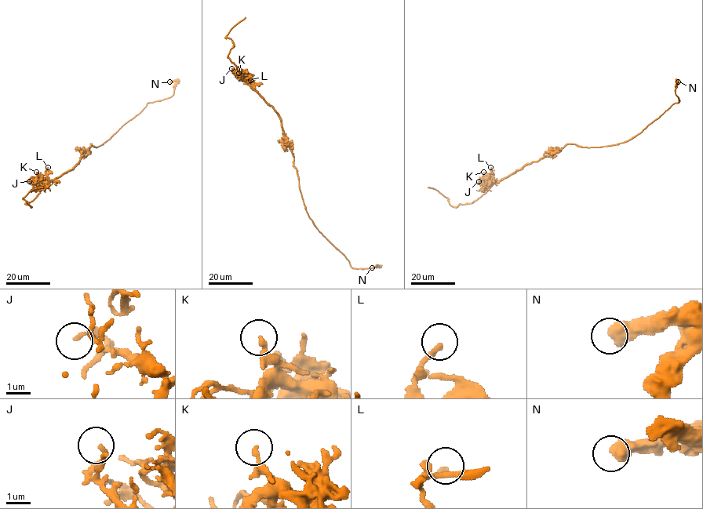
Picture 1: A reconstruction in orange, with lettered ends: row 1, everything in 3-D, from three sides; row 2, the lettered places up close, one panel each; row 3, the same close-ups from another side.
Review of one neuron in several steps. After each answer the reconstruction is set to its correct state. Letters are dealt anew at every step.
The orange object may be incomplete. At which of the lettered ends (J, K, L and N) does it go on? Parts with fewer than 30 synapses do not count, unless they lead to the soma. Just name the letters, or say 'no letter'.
no letter

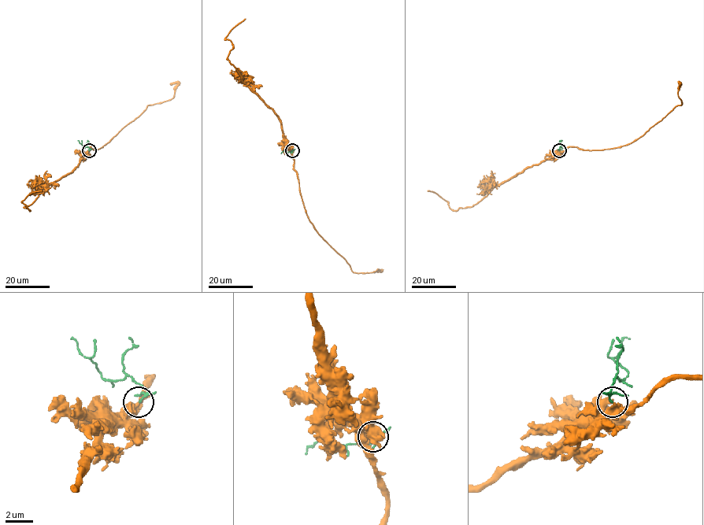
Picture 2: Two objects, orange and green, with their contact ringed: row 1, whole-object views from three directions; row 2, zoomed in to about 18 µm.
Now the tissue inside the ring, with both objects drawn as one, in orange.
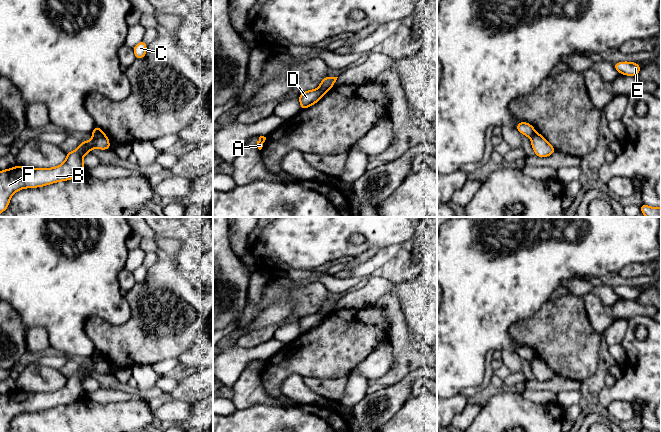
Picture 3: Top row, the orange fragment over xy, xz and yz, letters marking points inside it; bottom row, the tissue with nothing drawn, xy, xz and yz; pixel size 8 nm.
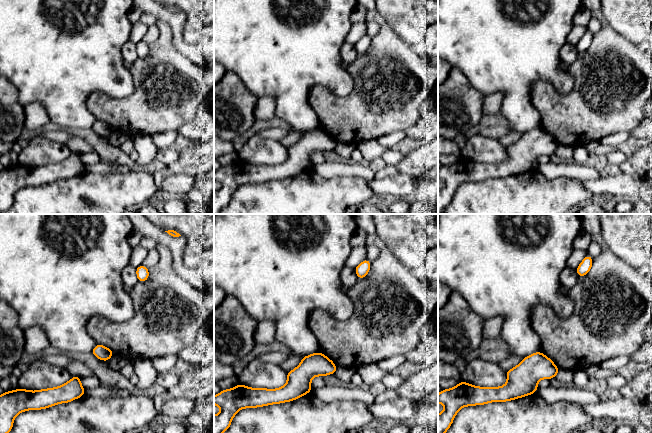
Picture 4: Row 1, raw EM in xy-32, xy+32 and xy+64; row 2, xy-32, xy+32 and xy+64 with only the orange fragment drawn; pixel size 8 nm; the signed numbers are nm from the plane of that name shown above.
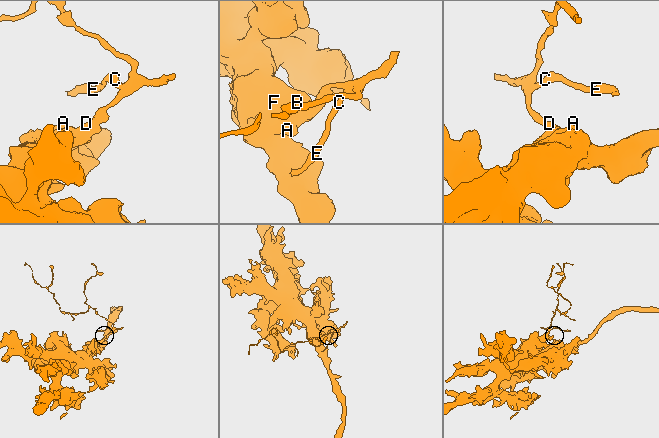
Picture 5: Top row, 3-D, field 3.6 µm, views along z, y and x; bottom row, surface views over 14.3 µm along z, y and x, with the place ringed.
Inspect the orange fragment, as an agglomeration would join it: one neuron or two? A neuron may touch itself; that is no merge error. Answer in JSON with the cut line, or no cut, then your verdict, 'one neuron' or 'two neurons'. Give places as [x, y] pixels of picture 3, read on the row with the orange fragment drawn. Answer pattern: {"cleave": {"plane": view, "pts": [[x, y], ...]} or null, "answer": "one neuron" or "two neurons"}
{"cleave": {"plane": "xy", "pts": [[92, 133], [98, 136], [105, 136]]}, "answer": "two neurons"}

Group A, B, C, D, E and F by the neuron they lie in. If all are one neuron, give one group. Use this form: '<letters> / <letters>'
A B D F / C E

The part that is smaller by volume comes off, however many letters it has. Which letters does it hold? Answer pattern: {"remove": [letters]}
{"remove": ["C", "E"]}

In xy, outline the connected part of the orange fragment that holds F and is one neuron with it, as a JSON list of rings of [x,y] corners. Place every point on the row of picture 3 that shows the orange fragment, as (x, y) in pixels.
[[[92,134],[90,141],[81,141],[77,149],[67,152],[61,165],[53,168],[25,168],[16,164],[11,169],[0,170],[0,213],[8,208],[12,195],[21,189],[68,181],[84,173],[83,157],[93,148],[111,149],[109,138]]]

